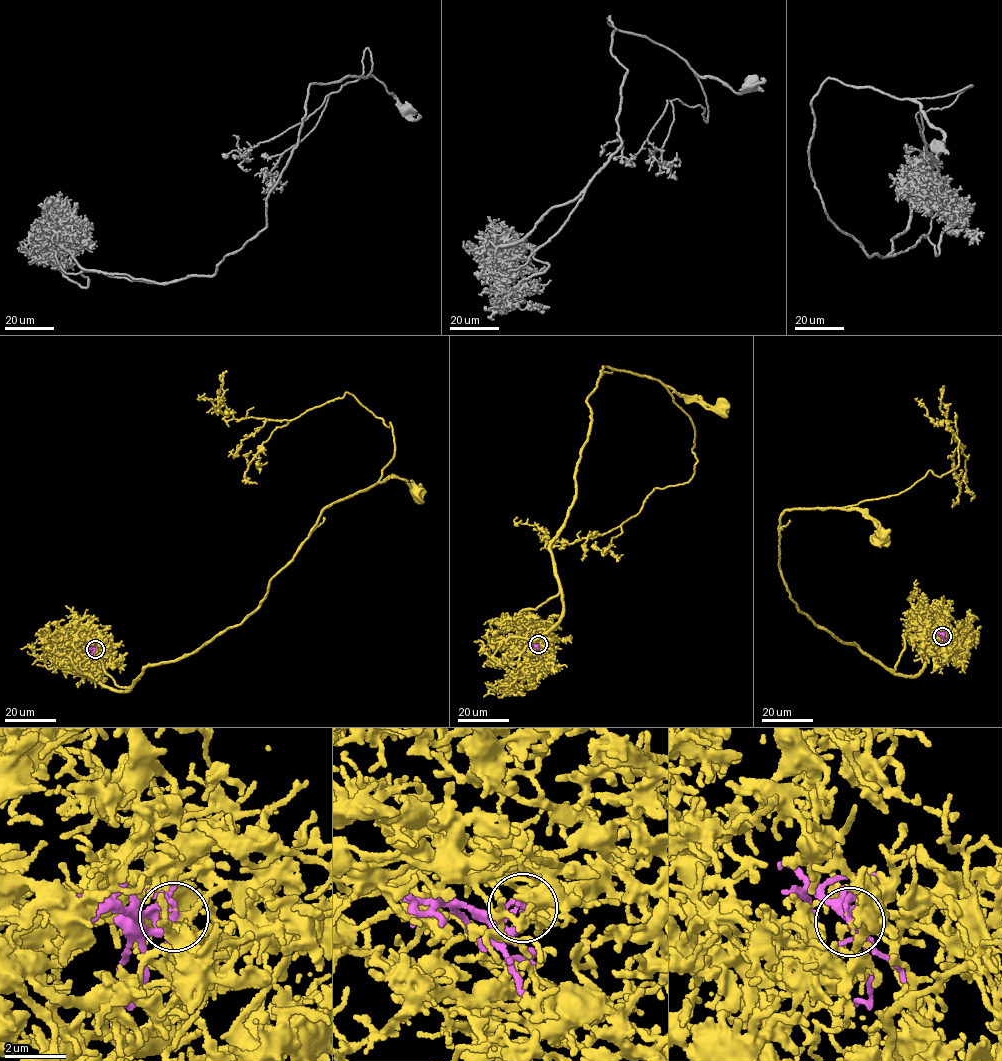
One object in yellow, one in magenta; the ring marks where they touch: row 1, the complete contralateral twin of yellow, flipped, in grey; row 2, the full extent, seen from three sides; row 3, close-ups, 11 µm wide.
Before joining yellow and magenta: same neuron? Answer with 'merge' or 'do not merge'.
merge

